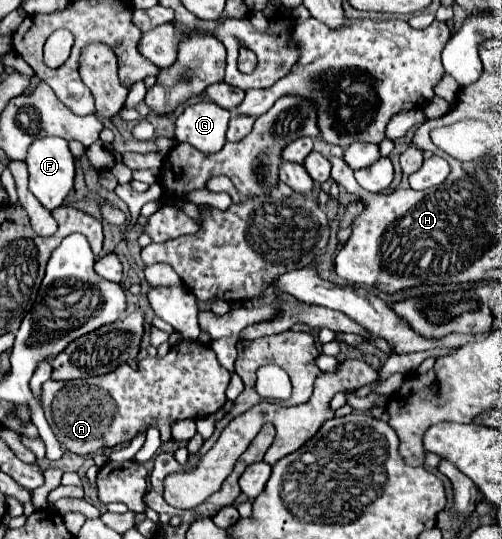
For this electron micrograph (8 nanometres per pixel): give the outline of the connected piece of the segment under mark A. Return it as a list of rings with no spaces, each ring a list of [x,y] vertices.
[[[181,340],[179,344],[171,346],[169,354],[163,358],[145,358],[139,360],[137,370],[129,368],[129,364],[121,364],[113,372],[105,376],[95,376],[95,378],[85,378],[85,380],[47,380],[43,384],[43,410],[45,418],[57,436],[57,440],[63,444],[67,452],[75,454],[91,454],[103,448],[113,448],[117,444],[129,442],[135,438],[135,434],[141,430],[141,426],[149,426],[153,420],[161,424],[161,438],[169,440],[171,434],[171,424],[175,420],[183,418],[205,418],[207,414],[215,414],[217,410],[223,408],[227,402],[225,390],[229,384],[229,372],[217,362],[215,352],[201,342],[191,342],[191,340]]]

